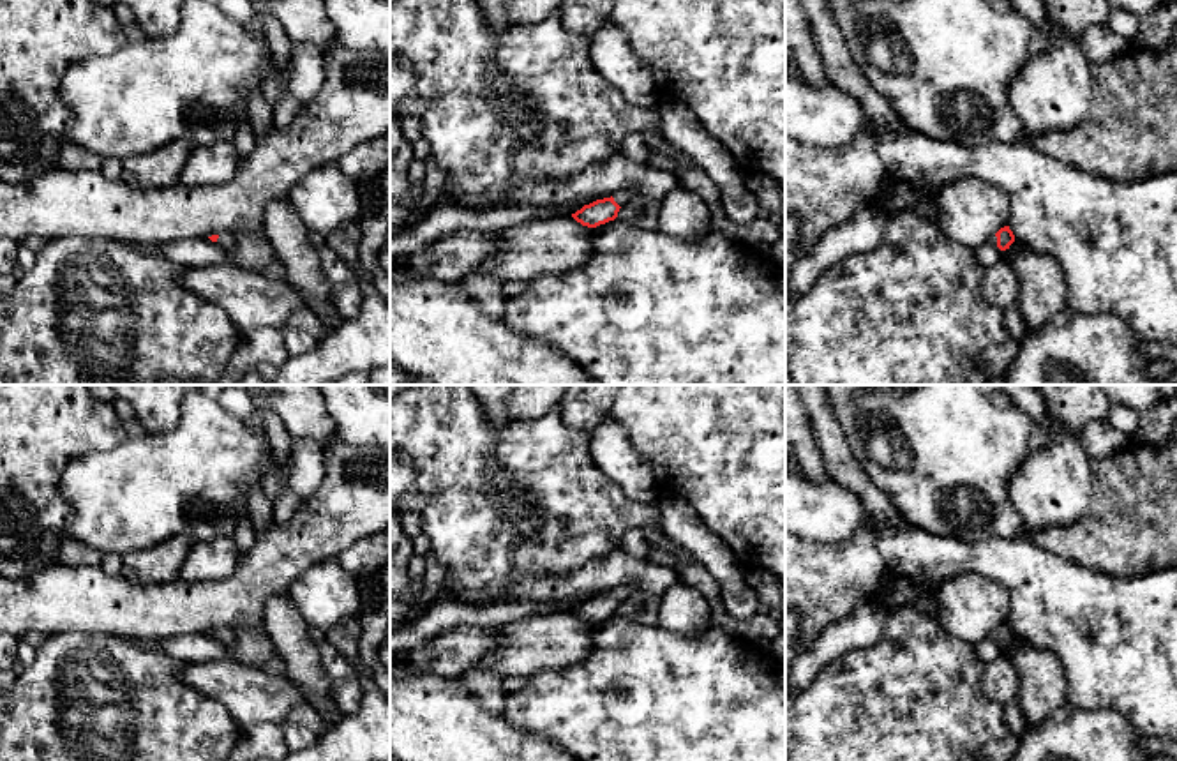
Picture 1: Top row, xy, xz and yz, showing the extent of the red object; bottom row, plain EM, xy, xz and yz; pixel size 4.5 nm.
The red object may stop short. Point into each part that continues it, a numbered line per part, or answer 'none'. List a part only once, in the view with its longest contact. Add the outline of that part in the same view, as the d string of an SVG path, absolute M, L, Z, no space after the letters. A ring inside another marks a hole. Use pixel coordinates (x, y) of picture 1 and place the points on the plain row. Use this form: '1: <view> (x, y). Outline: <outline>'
1: xz (622, 592). Outline: M635 583L628 584L628 586L619 586L616 588L612 593L614 597L623 602L632 591L639 590L639 586Z

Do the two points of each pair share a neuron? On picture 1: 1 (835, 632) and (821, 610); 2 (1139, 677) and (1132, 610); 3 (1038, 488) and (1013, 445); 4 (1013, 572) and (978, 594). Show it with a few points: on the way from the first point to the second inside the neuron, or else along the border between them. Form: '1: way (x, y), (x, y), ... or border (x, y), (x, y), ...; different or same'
1: border (867, 604), (858, 604), (835, 620), (803, 654); different
2: way (1139, 661), (1139, 647), (1132, 640), (1132, 625); same
3: border (1029, 452), (1012, 481), (1012, 502); different
4: border (957, 574), (997, 581), (1008, 594), (1008, 620); different

